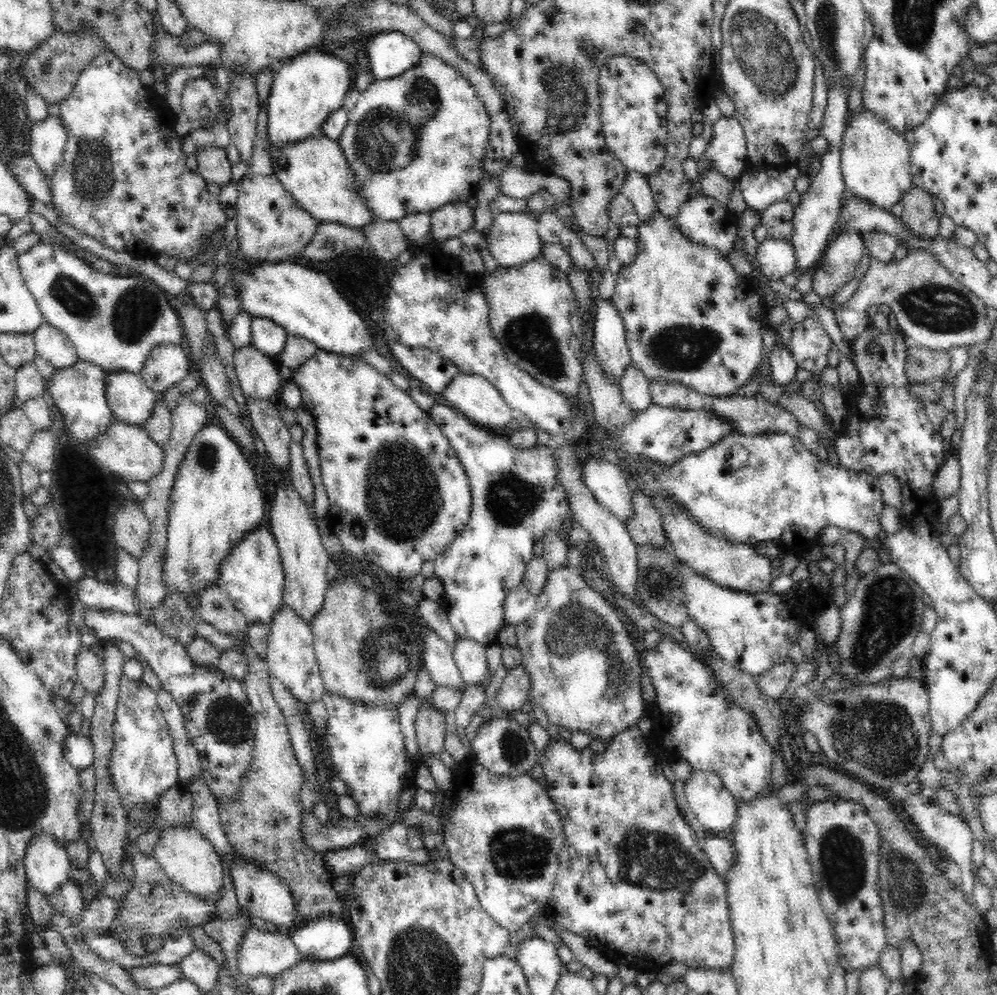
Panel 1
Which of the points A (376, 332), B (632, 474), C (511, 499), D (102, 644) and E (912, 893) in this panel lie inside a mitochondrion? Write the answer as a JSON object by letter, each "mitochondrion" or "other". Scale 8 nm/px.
{"A":"other","B":"other","C":"mitochondrion","D":"other","E":"mitochondrion"}

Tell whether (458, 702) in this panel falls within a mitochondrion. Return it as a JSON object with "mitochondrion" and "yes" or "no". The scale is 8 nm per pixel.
{"mitochondrion":"no"}

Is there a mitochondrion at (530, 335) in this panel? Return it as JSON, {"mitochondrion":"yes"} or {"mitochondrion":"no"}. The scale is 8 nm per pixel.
{"mitochondrion":"yes"}

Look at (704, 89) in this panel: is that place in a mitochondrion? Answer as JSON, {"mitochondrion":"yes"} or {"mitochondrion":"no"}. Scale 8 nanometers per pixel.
{"mitochondrion":"no"}

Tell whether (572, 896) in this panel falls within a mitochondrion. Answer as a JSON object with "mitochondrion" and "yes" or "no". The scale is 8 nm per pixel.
{"mitochondrion":"no"}

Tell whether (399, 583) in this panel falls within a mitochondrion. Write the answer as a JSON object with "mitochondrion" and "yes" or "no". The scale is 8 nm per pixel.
{"mitochondrion":"no"}

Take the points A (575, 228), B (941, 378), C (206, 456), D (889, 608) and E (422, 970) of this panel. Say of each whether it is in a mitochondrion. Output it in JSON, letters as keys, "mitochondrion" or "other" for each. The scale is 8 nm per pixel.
{"A":"other","B":"other","C":"mitochondrion","D":"mitochondrion","E":"mitochondrion"}

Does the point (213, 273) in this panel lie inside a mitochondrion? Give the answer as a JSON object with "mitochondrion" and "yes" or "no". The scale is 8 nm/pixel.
{"mitochondrion":"no"}

